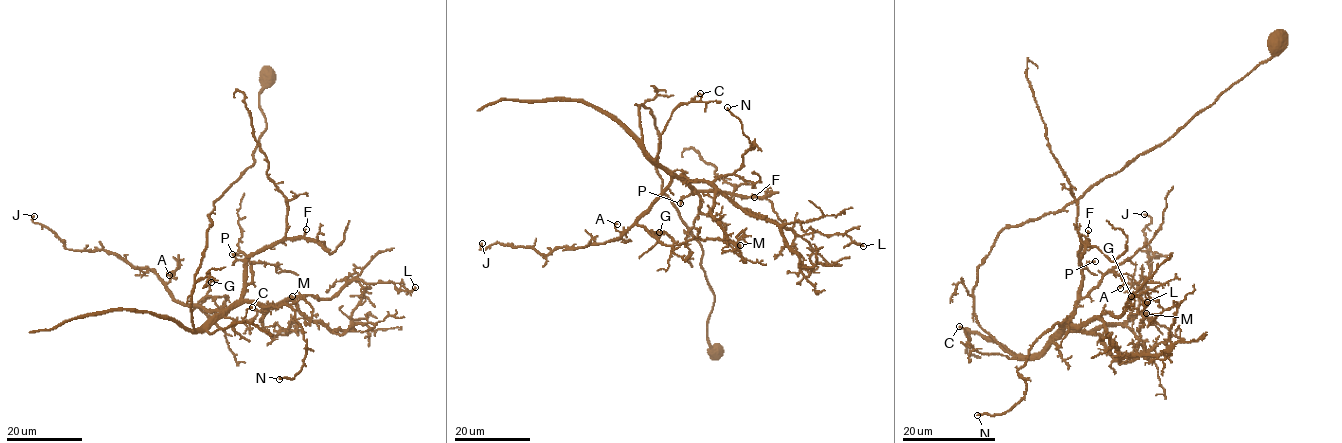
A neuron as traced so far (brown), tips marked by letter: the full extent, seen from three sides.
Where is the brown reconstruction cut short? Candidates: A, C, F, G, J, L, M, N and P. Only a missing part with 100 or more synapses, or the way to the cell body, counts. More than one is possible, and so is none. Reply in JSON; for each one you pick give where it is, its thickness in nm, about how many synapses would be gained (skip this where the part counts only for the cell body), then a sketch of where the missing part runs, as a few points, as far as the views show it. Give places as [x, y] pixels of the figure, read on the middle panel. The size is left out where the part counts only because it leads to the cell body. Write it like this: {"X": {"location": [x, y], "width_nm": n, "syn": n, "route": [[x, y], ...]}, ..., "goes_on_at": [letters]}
{"goes_on_at": []}

